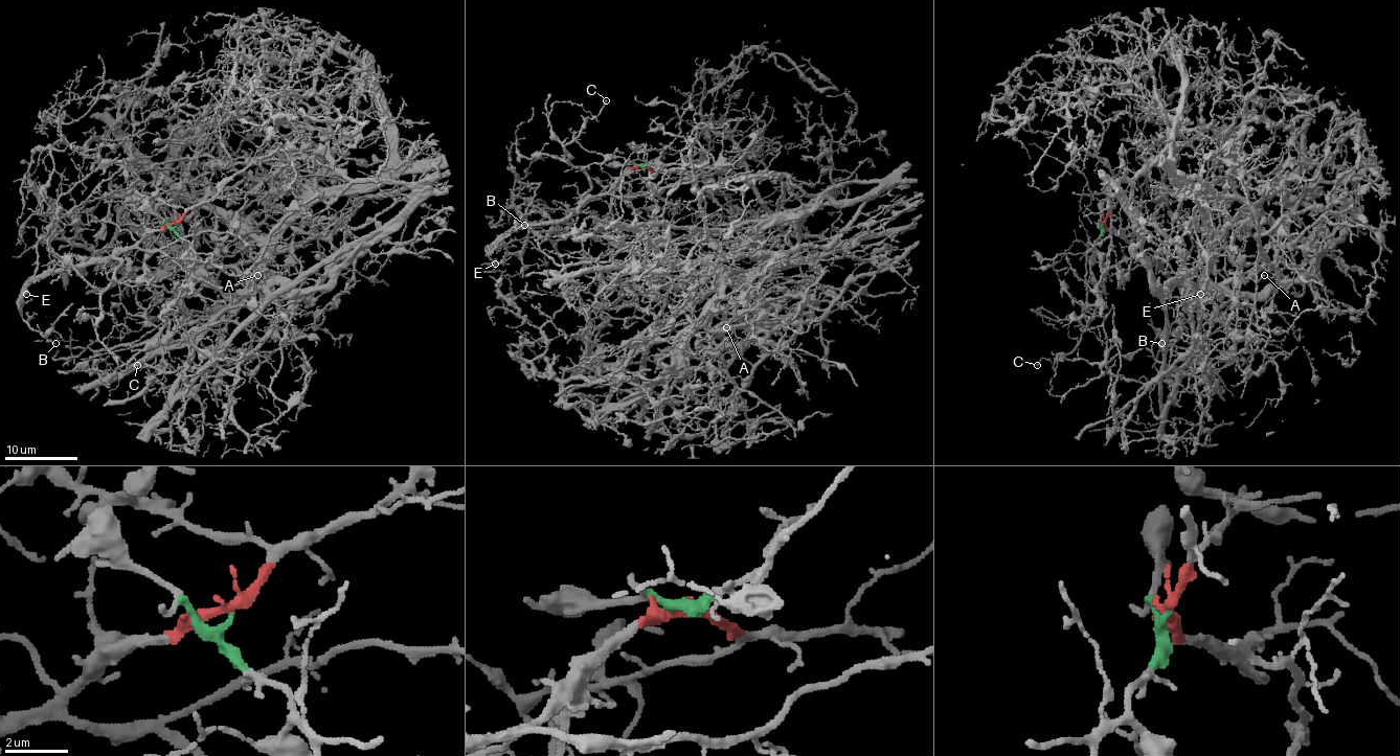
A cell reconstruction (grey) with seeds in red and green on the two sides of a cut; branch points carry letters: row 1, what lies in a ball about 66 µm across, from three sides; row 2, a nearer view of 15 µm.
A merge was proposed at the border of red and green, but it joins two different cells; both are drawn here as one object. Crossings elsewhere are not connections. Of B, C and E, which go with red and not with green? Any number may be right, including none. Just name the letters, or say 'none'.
B, C, E

